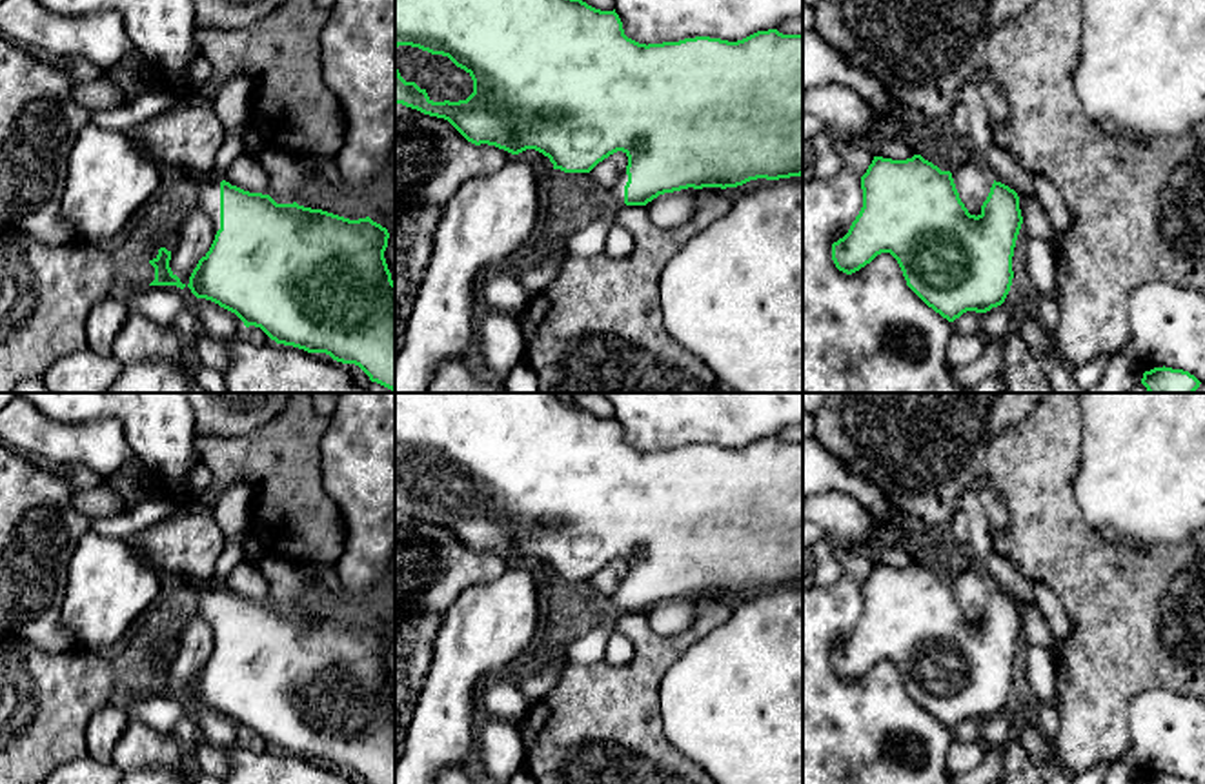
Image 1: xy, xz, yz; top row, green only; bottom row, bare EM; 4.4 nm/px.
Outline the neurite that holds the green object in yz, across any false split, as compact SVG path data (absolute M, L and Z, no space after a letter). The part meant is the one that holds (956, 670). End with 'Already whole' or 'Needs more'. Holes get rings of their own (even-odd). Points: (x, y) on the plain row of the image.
M921 562L906 568L874 564L861 584L861 597L863 615L859 622L848 640L832 651L832 668L839 678L852 682L877 662L890 660L897 668L906 693L948 729L967 719L987 720L1005 709L1014 686L1012 664L1023 631L1019 604L1014 597L994 588L981 620L977 624L970 622L959 606L952 580L941 578Z. Already whole

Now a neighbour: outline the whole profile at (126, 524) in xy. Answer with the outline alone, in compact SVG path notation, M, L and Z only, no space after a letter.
M173 482L169 491L147 497L135 508L93 518L91 531L109 538L135 540L142 529L177 513L186 498L187 487L184 482Z

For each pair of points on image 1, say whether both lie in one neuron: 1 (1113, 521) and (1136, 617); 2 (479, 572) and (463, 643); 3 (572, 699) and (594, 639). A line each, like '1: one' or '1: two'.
1: two
2: two
3: two

